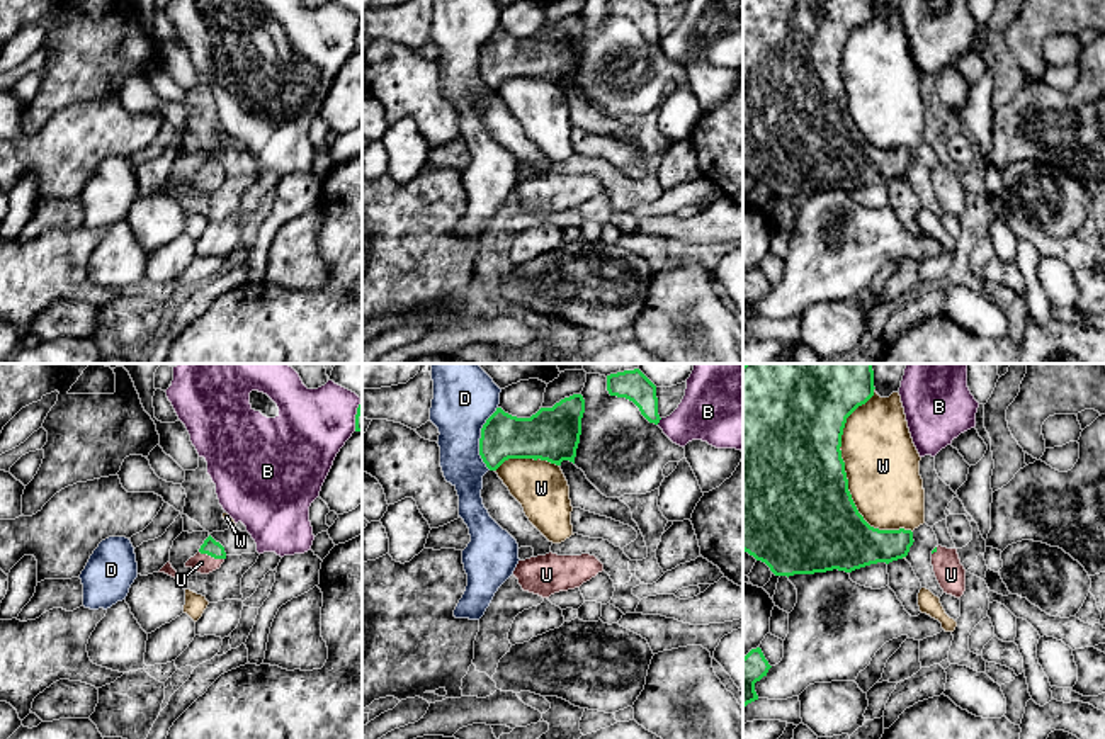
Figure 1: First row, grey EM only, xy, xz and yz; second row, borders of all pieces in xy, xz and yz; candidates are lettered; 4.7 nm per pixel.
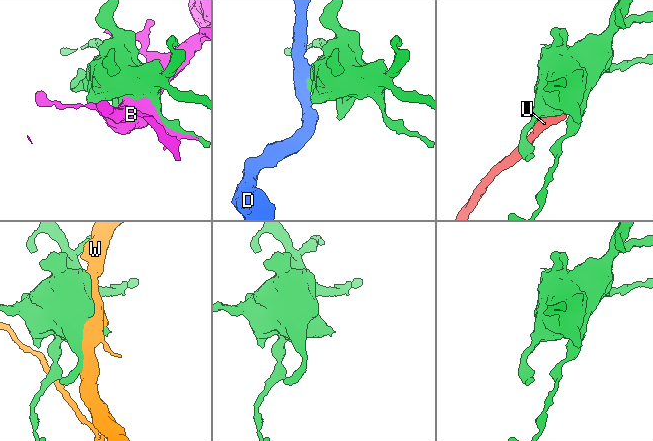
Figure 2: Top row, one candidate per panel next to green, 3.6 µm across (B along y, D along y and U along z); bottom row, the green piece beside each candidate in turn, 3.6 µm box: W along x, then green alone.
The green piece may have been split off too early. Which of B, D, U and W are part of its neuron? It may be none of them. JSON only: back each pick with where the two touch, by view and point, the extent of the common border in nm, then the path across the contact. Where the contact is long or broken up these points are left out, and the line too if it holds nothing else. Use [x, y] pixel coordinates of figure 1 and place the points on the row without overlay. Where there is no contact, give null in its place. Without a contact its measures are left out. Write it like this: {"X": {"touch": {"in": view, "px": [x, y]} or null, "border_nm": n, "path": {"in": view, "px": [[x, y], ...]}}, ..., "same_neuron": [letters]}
{"U": {"touch": {"in": "xy", "px": [211, 175]}, "border_nm": 130, "path": {"in": "xy", "px": [[211, 167], [211, 175], [201, 182]]}}, "same_neuron": ["U"]}

